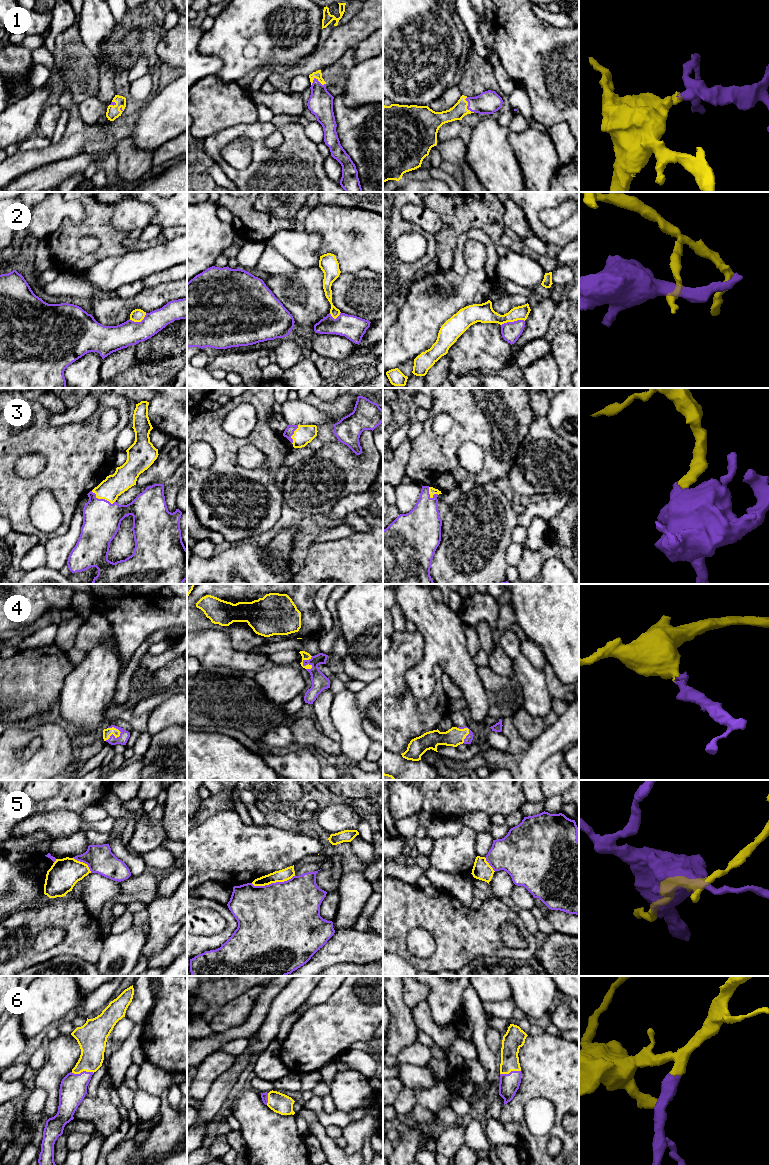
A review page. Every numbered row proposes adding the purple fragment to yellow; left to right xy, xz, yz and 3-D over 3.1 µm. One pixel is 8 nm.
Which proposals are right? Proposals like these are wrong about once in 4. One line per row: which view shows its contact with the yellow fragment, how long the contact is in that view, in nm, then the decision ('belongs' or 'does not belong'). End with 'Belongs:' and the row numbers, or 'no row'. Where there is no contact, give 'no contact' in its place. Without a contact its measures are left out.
1: contact in xz; length 120 nm; belongs
2: contact in yz; length 200 nm; does not belong
3: contact in xy; length 220 nm; belongs
4: contact in xy; length 150 nm; belongs
5: contact in xz; length 360 nm; does not belong
6: contact in xy; length 180 nm; belongs
Belongs: 1, 3, 4, 6

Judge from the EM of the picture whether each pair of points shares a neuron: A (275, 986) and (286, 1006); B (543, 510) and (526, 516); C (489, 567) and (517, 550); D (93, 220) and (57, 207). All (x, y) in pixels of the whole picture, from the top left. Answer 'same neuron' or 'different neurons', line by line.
A: different neurons
B: same neuron
C: different neurons
D: different neurons

